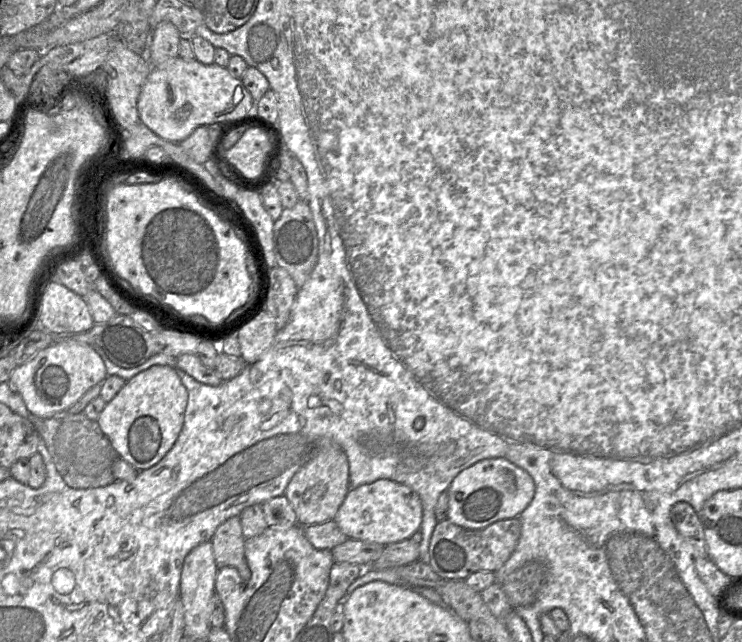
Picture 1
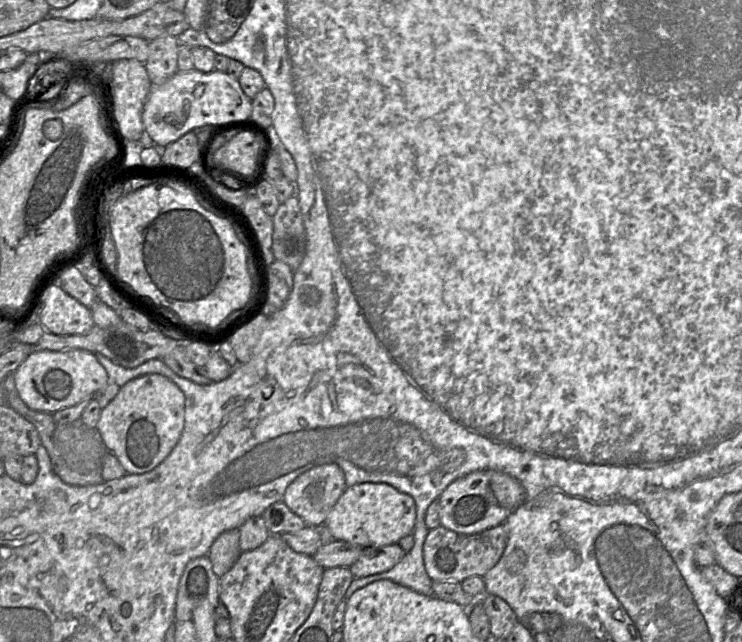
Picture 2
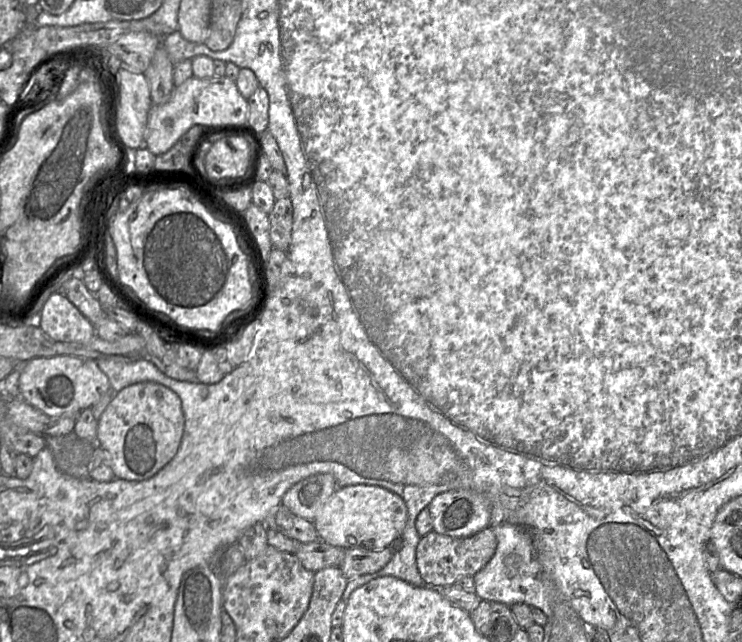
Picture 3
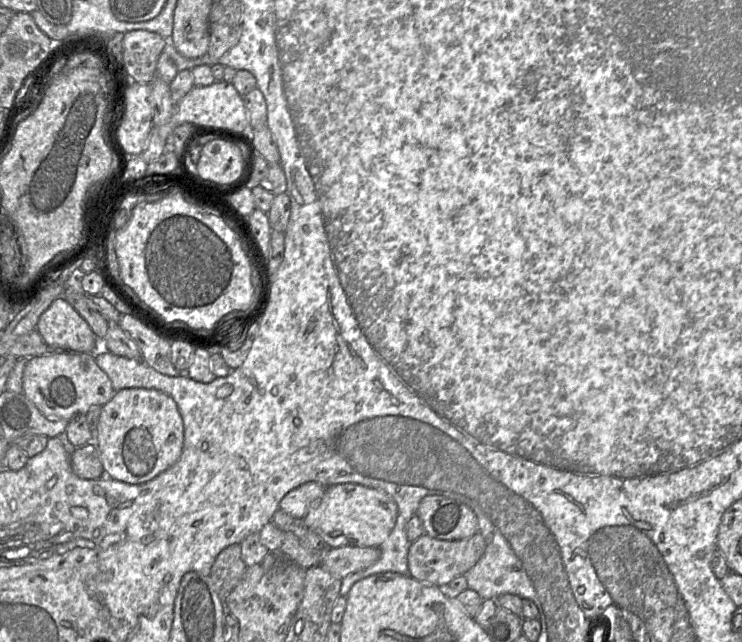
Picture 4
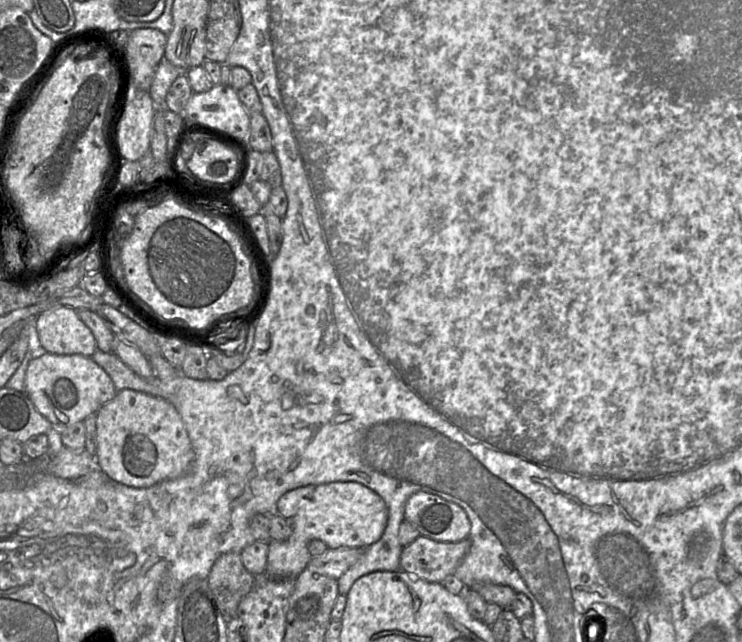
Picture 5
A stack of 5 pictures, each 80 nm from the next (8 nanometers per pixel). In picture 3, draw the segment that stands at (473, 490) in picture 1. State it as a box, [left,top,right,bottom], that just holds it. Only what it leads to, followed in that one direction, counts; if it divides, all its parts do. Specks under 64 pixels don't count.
[428,489,490,538]

